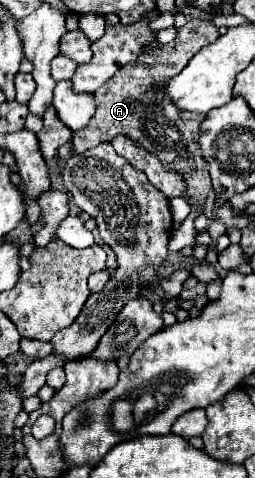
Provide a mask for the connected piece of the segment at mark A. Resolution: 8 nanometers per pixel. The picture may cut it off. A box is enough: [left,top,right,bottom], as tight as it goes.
[73,18,219,208]

